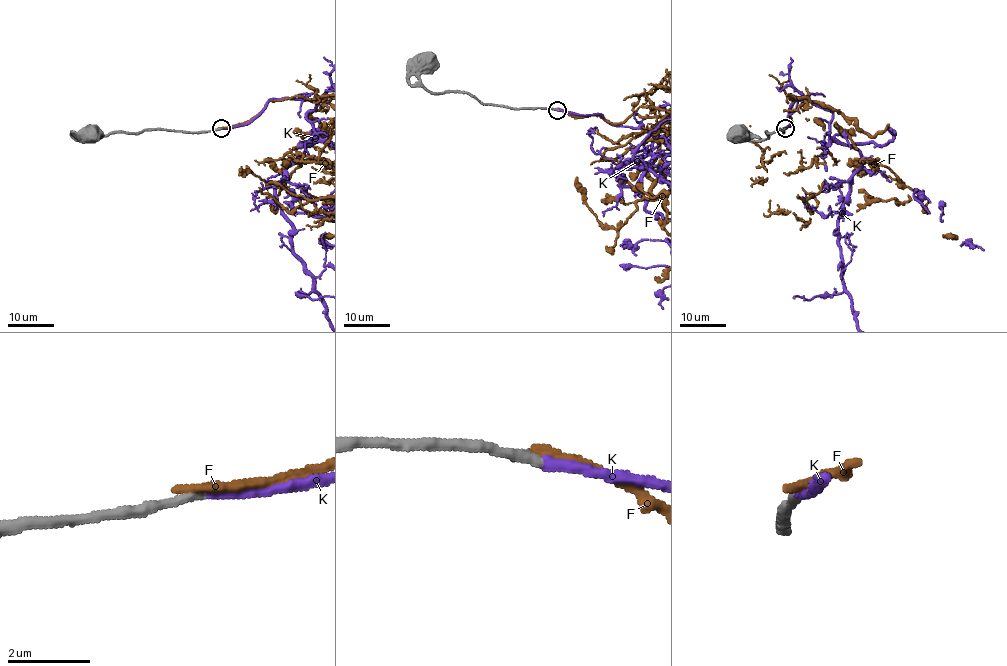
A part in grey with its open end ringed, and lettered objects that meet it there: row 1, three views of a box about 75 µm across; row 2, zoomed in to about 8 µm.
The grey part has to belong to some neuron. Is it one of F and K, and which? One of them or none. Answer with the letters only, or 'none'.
K

